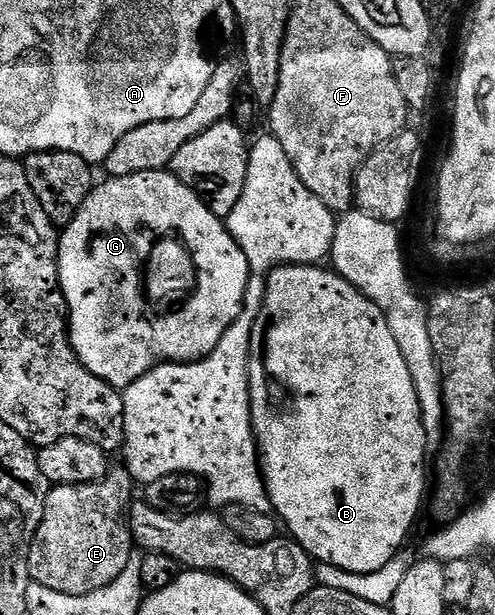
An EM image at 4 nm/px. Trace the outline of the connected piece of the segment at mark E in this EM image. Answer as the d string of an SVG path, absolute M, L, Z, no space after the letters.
M109 467L108 474L101 480L89 484L58 484L49 491L42 522L30 546L31 583L46 586L46 590L54 590L58 594L85 596L110 586L110 582L114 582L114 578L133 563L134 541L126 513L133 499L131 488L134 488L134 481L127 467L119 467Z

